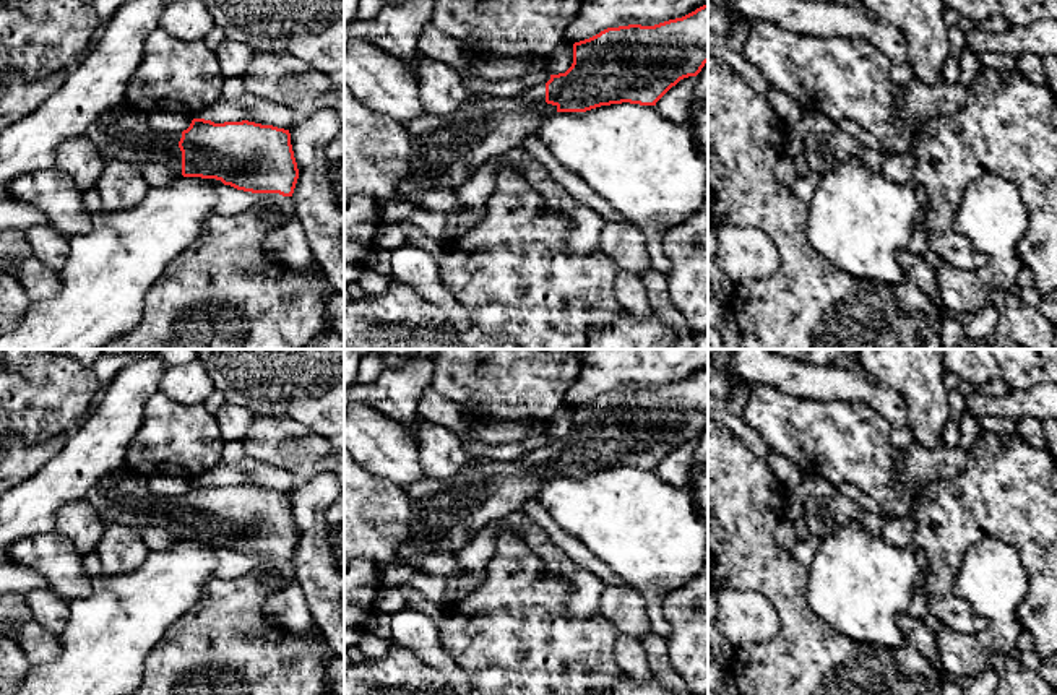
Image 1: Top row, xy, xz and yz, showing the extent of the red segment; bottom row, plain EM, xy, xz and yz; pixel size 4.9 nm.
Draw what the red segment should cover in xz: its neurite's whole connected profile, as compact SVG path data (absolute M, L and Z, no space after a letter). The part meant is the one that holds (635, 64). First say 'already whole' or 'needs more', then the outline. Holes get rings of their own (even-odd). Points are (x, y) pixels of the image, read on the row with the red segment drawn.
needs more; M708 5L695 11L654 26L628 24L607 28L599 34L573 44L573 63L565 73L550 75L544 84L528 88L520 97L487 96L471 97L458 110L448 115L424 114L409 123L411 143L411 182L427 188L456 190L477 169L490 159L505 158L511 149L521 148L528 136L536 136L541 123L555 112L586 112L610 104L656 106L656 102L680 80L697 76L708 62Z

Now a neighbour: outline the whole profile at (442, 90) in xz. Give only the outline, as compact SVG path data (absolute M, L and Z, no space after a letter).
M422 55L417 71L419 101L425 114L448 115L471 99L458 70Z

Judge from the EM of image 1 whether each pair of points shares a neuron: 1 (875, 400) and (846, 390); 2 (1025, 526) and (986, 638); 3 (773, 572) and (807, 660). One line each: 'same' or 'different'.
1: same
2: different
3: same

